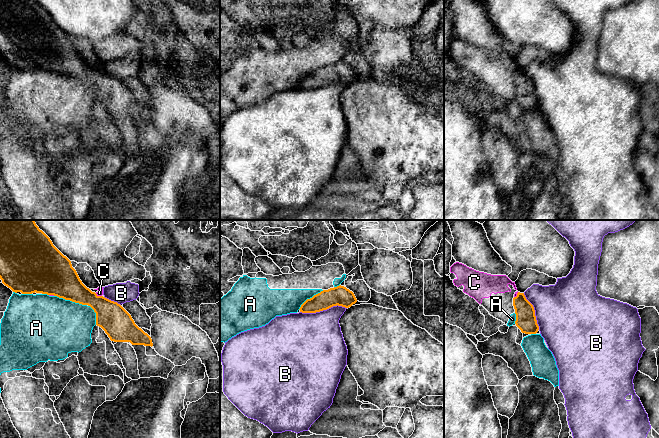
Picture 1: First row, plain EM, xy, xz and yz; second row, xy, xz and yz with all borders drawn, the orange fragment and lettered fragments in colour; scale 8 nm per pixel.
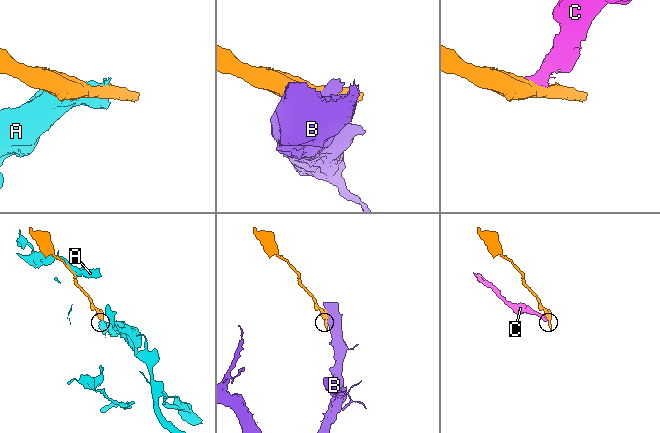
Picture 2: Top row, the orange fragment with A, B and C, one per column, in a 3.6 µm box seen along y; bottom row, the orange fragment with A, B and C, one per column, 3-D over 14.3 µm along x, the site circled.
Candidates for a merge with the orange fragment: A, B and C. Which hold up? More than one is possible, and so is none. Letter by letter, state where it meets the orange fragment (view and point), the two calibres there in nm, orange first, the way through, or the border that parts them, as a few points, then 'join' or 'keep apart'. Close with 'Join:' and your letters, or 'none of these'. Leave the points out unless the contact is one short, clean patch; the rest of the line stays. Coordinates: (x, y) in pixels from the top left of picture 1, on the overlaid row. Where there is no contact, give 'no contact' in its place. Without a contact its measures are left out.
A: contact xy (70, 300); calibres 320 and 480 nm; keep apart
B: contact xz (323, 309); calibres 160 and 440 nm; keep apart
C: contact xy (98, 296); calibres 240 and 50 nm; border xy (95, 293), (101, 296); keep apart
Join: none of these

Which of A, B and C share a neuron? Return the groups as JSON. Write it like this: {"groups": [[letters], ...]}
{"groups": [["A", "C"], ["B"]]}

